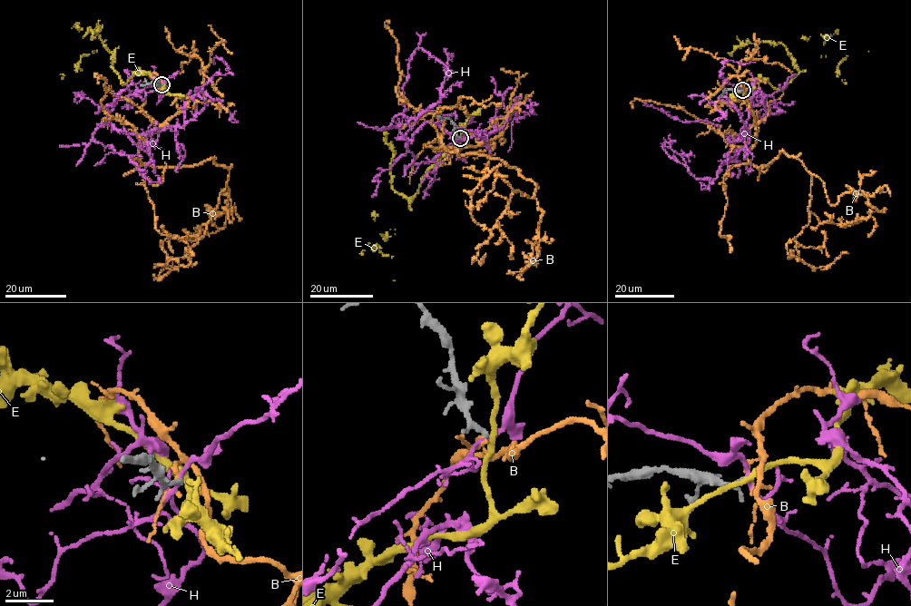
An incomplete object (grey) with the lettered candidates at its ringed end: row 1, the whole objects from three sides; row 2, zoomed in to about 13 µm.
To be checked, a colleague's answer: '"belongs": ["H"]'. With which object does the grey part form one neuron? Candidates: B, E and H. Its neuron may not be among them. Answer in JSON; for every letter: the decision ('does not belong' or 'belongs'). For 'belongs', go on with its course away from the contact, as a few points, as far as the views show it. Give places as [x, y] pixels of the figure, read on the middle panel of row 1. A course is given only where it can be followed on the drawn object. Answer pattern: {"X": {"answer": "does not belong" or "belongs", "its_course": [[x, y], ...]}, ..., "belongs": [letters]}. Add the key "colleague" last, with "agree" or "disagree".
{"B": {"answer": "does not belong"}, "E": {"answer": "does not belong"}, "H": {"answer": "does not belong"}, "belongs": [], "colleague": "disagree"}

